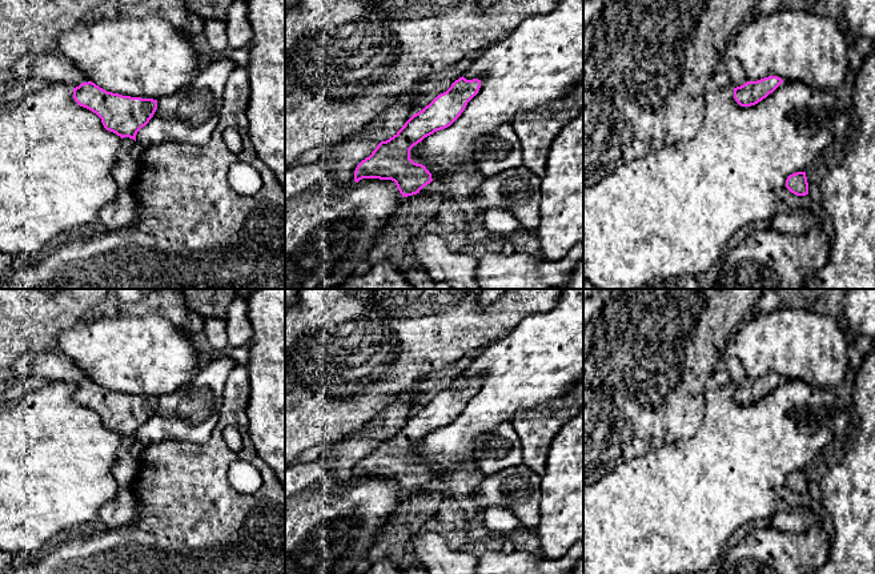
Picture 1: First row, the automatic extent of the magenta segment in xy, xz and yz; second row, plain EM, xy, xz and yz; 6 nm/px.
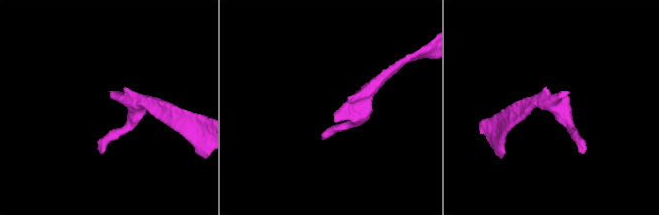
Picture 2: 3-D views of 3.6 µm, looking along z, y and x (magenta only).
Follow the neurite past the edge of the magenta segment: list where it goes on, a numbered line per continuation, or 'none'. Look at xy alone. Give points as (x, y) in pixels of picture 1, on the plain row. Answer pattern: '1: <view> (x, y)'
1: xy (56, 366)

